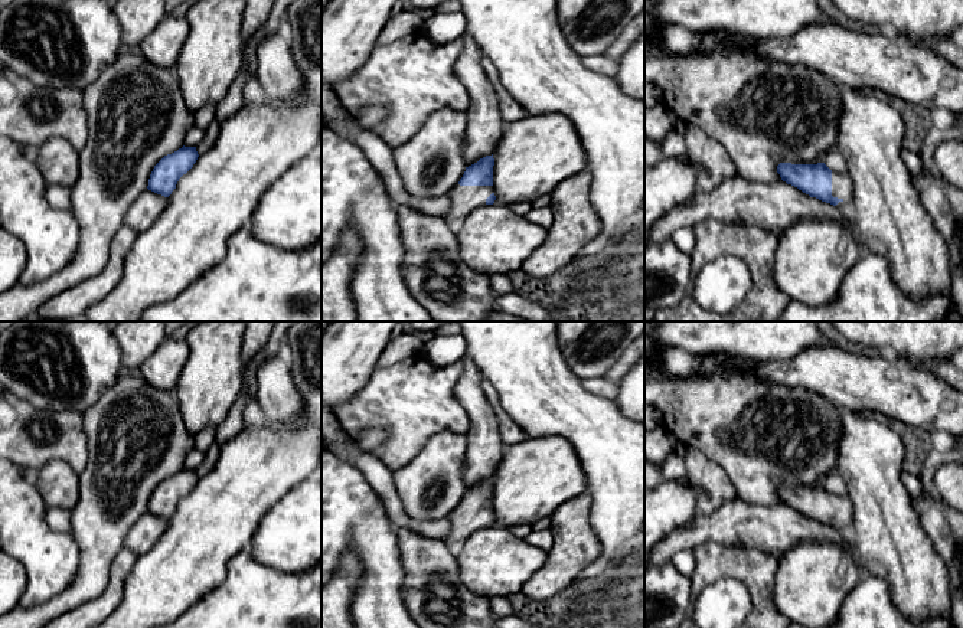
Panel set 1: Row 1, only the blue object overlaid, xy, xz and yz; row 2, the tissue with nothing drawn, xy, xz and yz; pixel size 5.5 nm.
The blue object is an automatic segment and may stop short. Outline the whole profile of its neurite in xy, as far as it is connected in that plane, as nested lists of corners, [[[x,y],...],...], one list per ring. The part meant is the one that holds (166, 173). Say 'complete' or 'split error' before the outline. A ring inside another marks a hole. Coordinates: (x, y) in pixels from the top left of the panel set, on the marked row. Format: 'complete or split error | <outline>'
split error | [[[182,147],[164,156],[153,169],[147,189],[130,206],[124,225],[136,232],[147,230],[163,213],[179,179],[196,163],[196,147]]]

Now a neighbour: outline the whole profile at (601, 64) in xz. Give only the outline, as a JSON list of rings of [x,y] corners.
[[[604,55],[582,56],[582,63],[600,73],[605,73],[610,76],[616,76],[620,69],[618,60],[610,59]]]

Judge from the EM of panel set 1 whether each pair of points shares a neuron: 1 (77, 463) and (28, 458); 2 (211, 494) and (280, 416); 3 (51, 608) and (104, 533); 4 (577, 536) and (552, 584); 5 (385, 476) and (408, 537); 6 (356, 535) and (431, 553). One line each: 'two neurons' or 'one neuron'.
1: one neuron
2: two neurons
3: one neuron
4: one neuron
5: two neurons
6: two neurons

